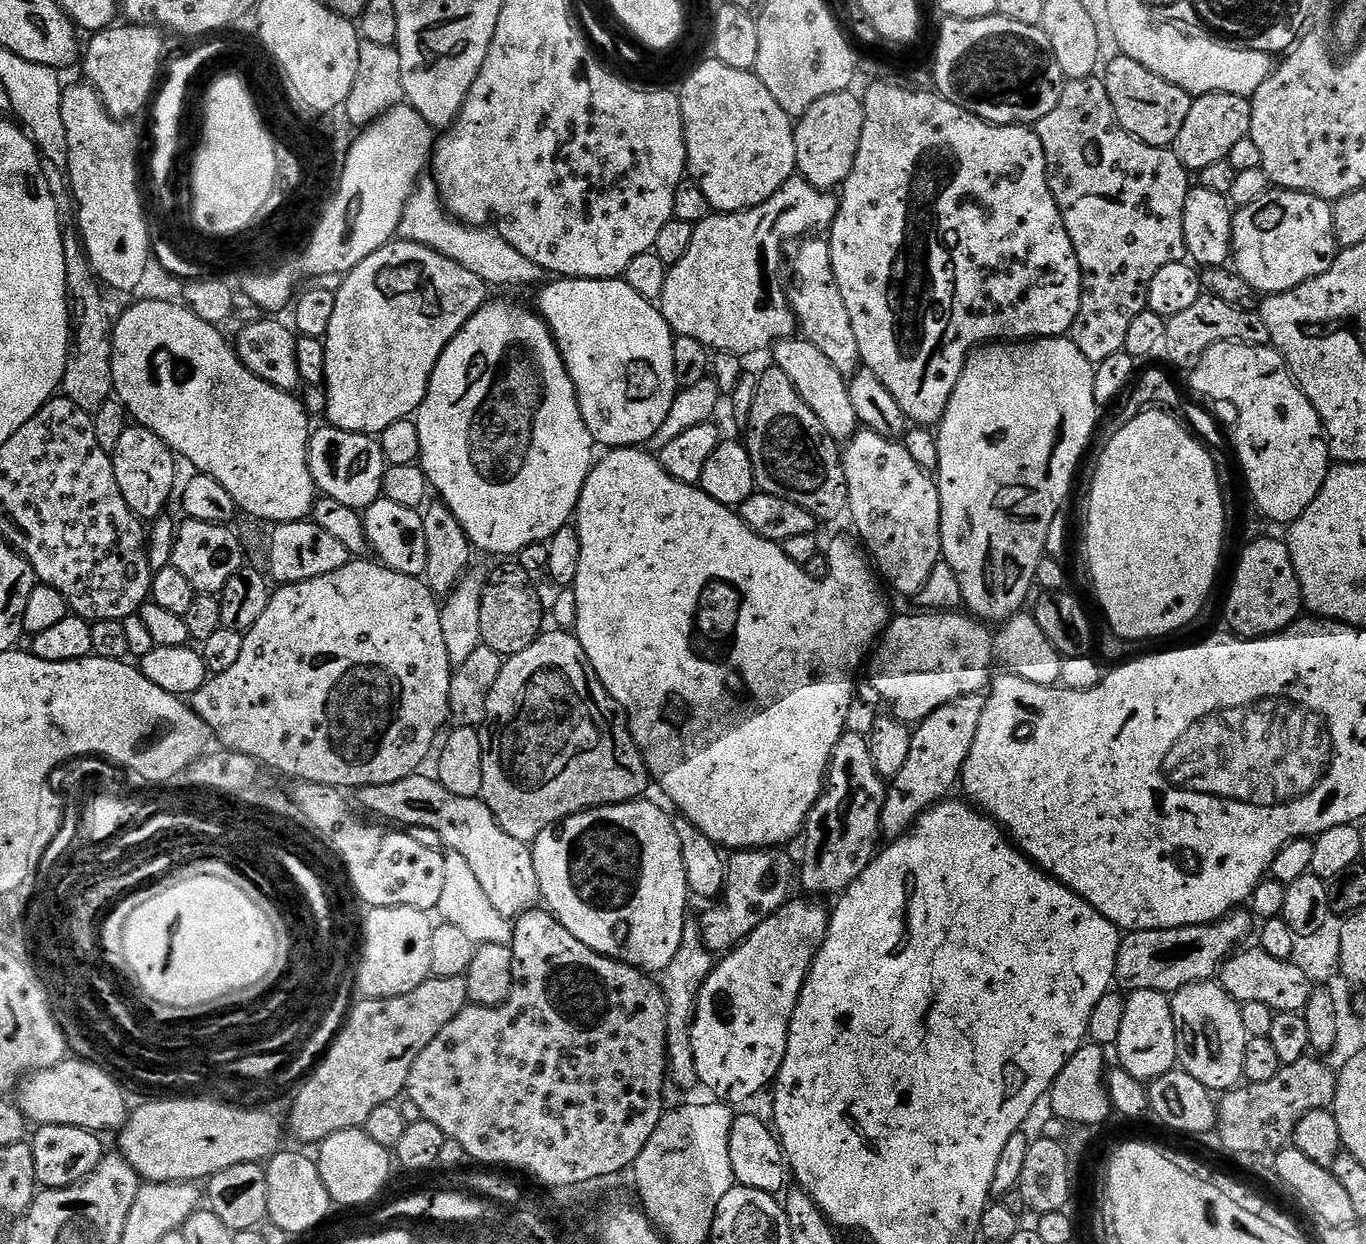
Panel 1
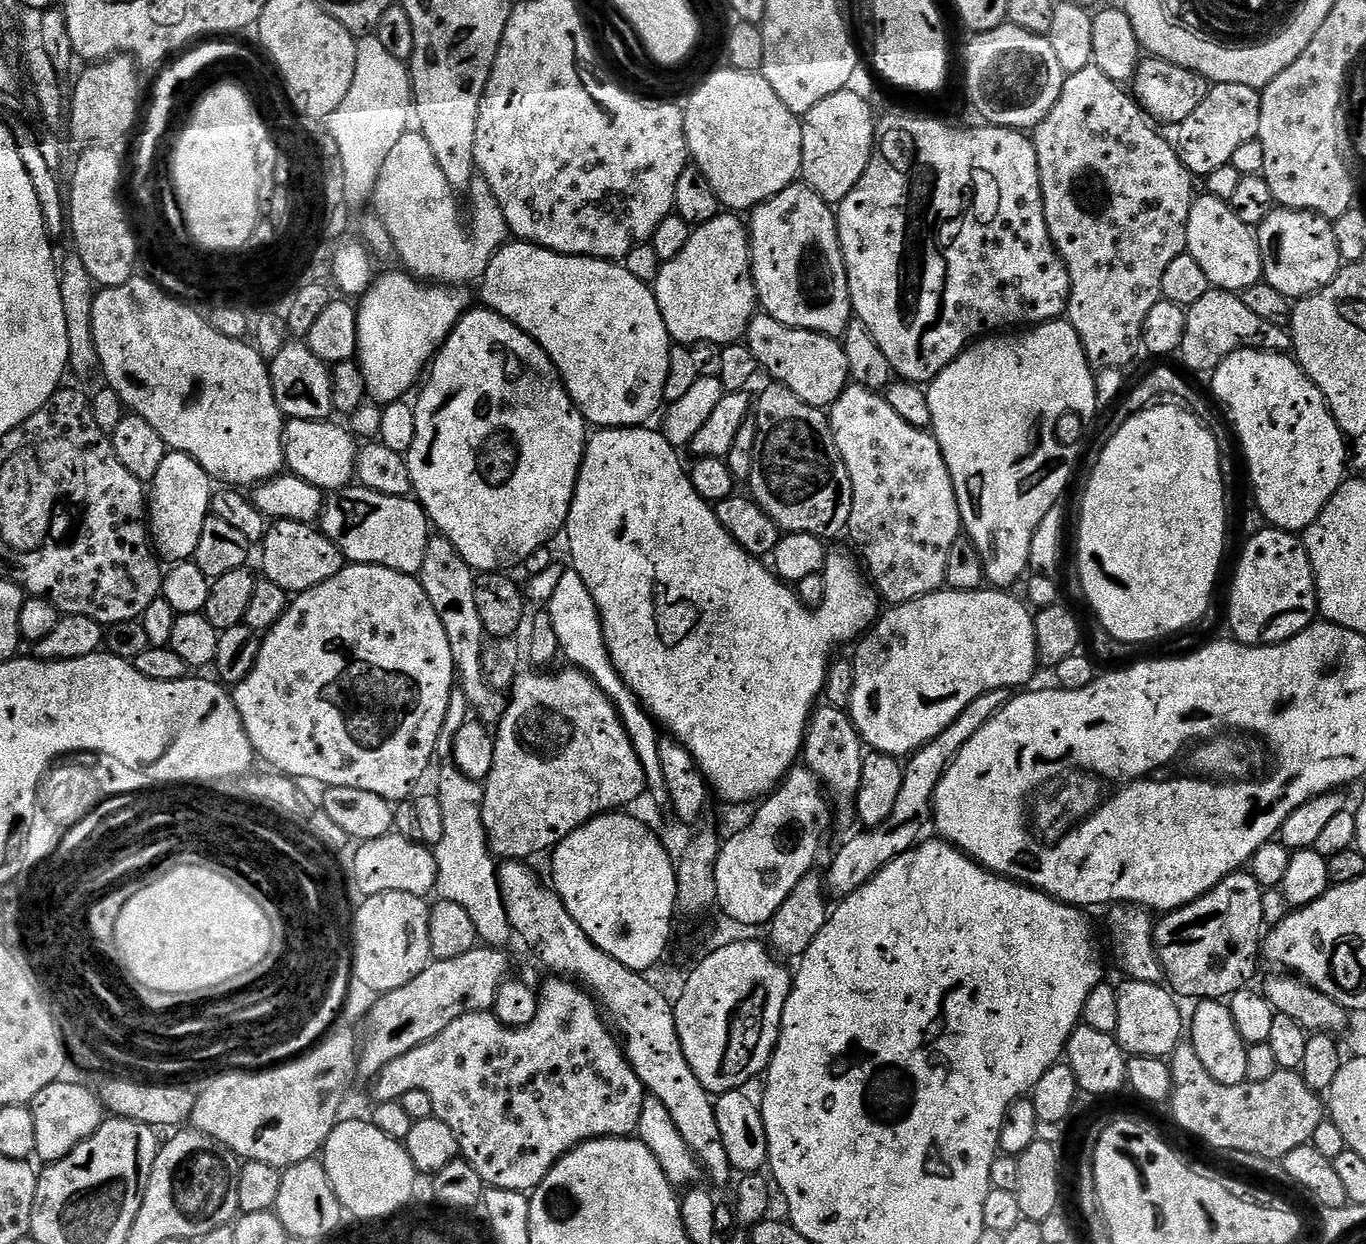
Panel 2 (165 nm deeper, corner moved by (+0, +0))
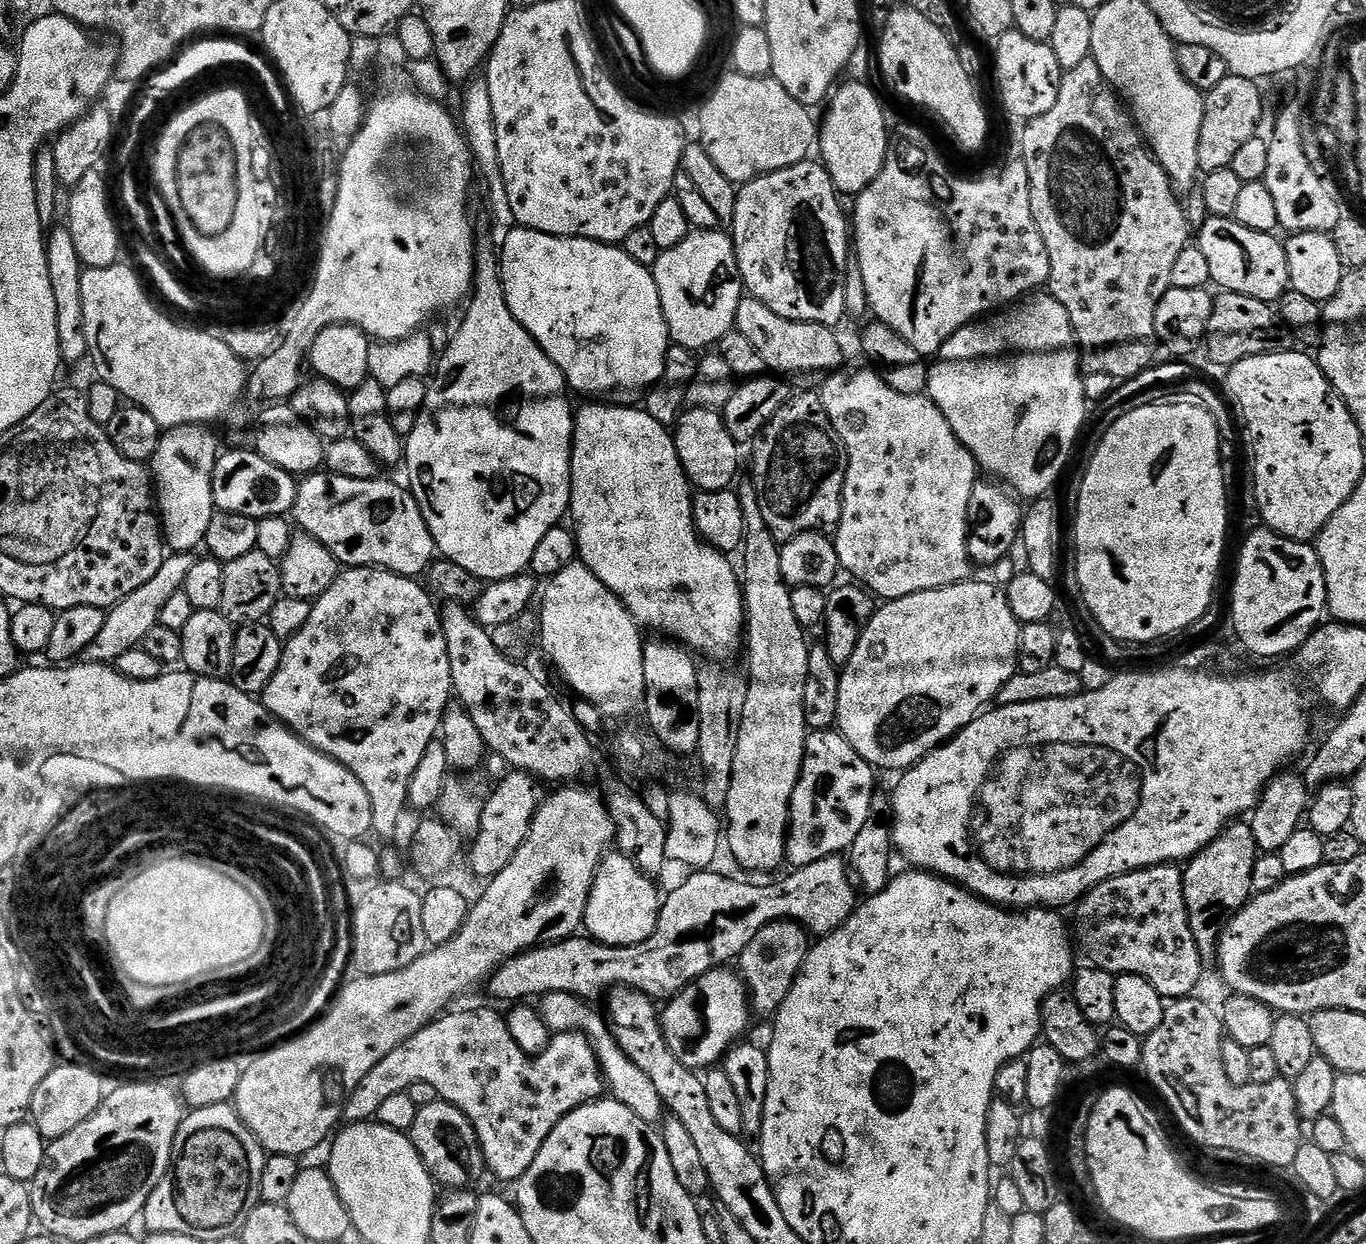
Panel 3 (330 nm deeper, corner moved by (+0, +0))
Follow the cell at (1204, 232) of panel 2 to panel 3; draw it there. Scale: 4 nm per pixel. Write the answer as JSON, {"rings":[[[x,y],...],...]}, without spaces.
{"rings":[[[1208,216],[1205,221],[1196,246],[1209,260],[1212,284],[1221,291],[1245,294],[1259,301],[1279,301],[1290,286],[1283,241],[1273,233],[1250,230],[1233,217]]]}

